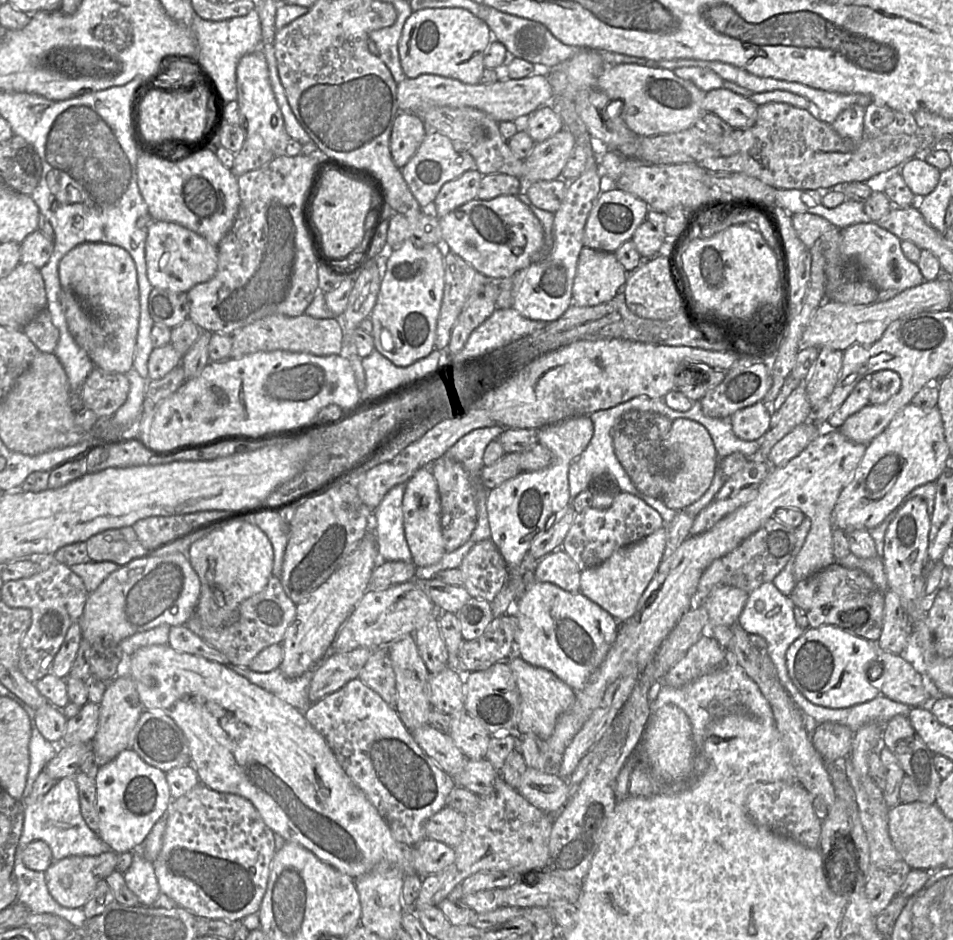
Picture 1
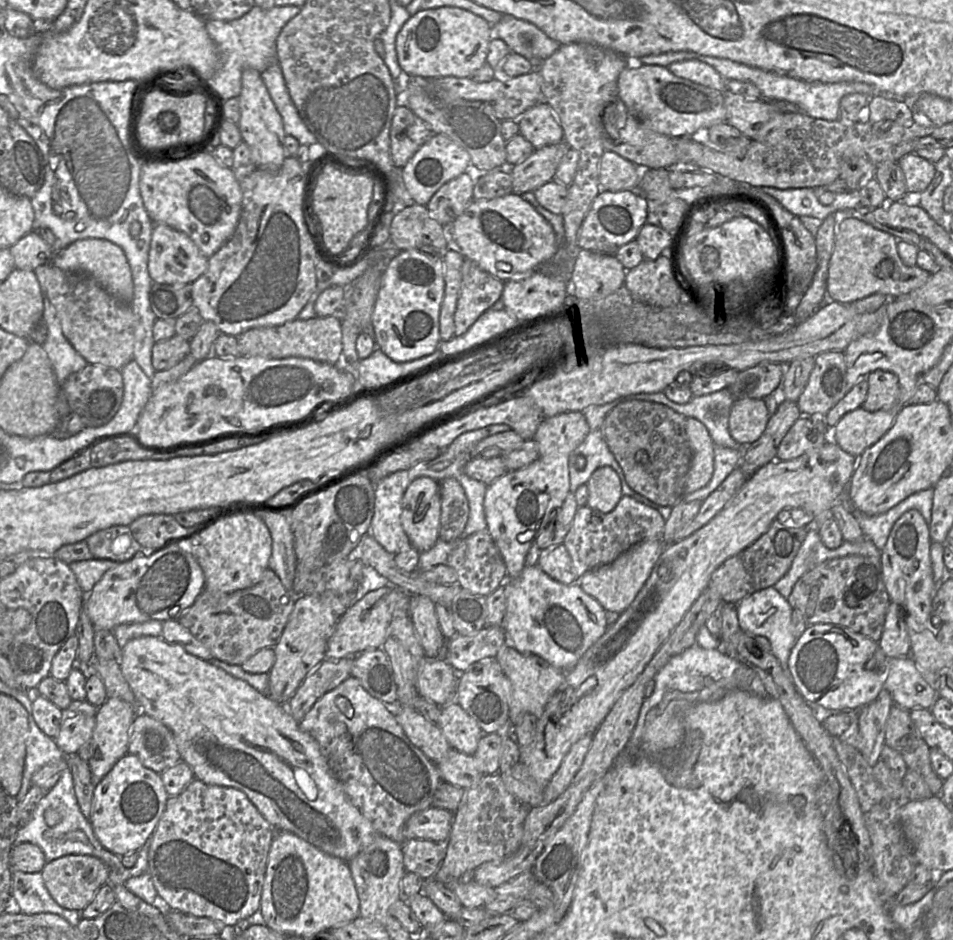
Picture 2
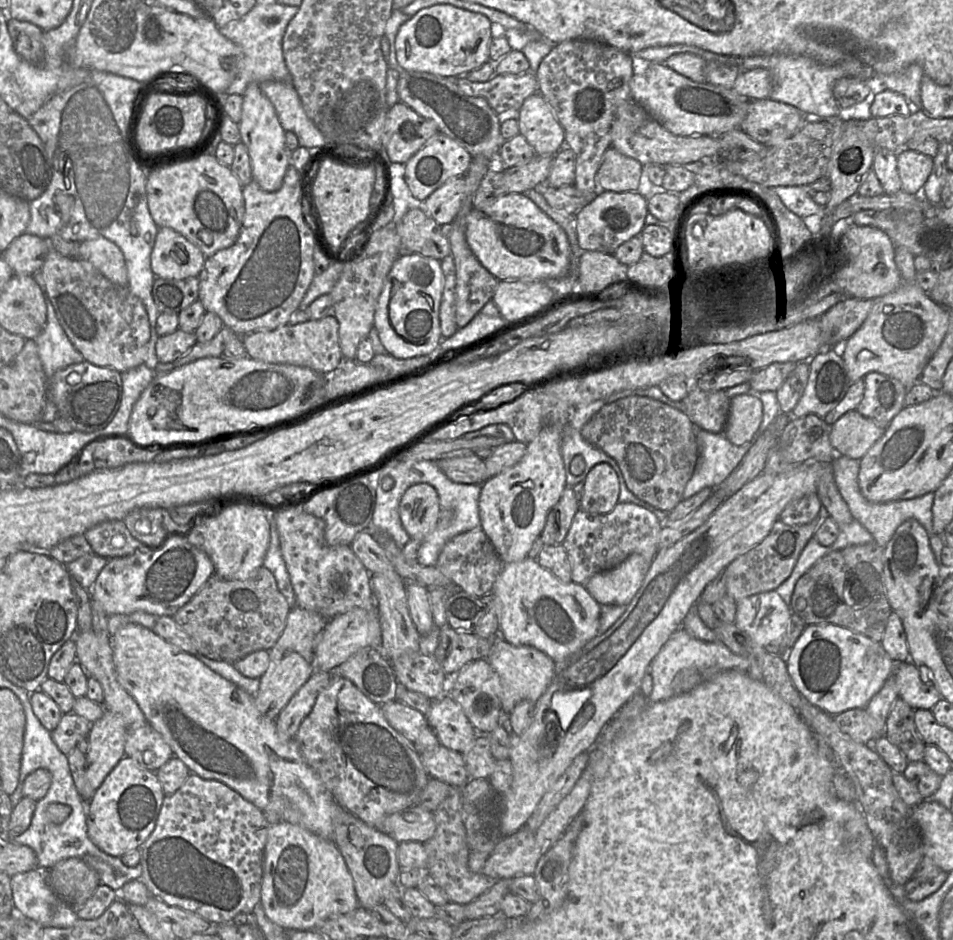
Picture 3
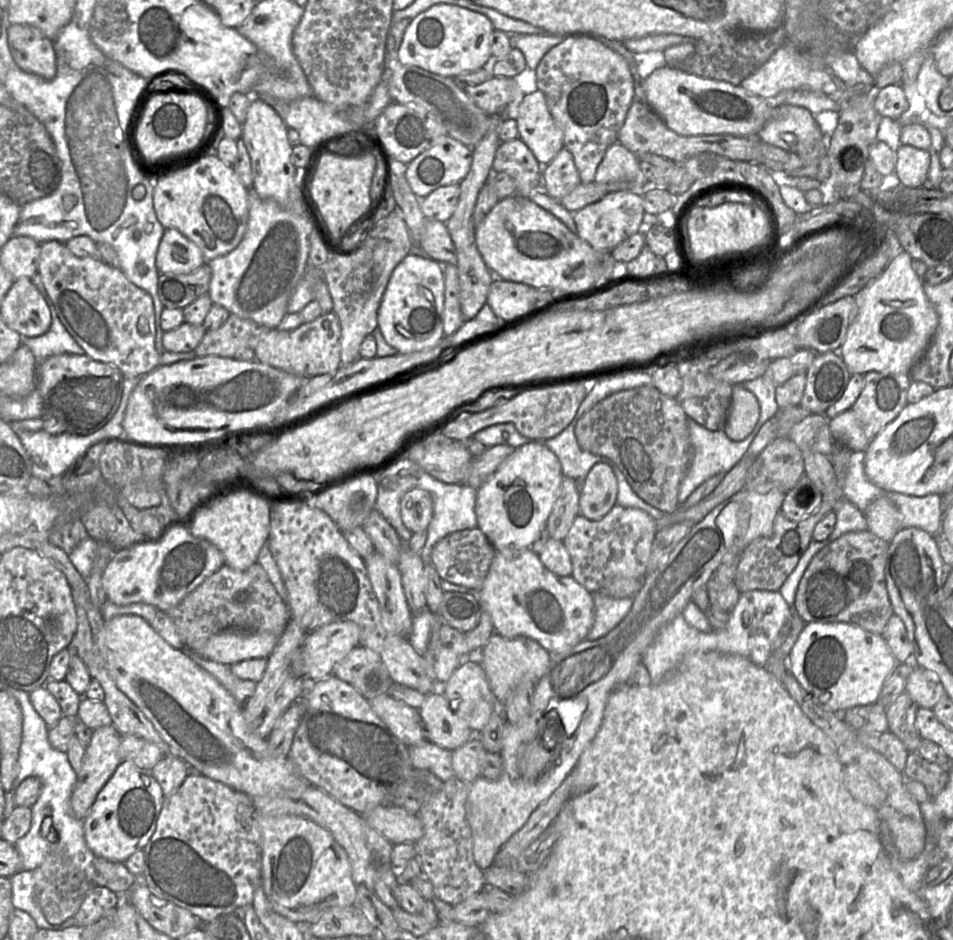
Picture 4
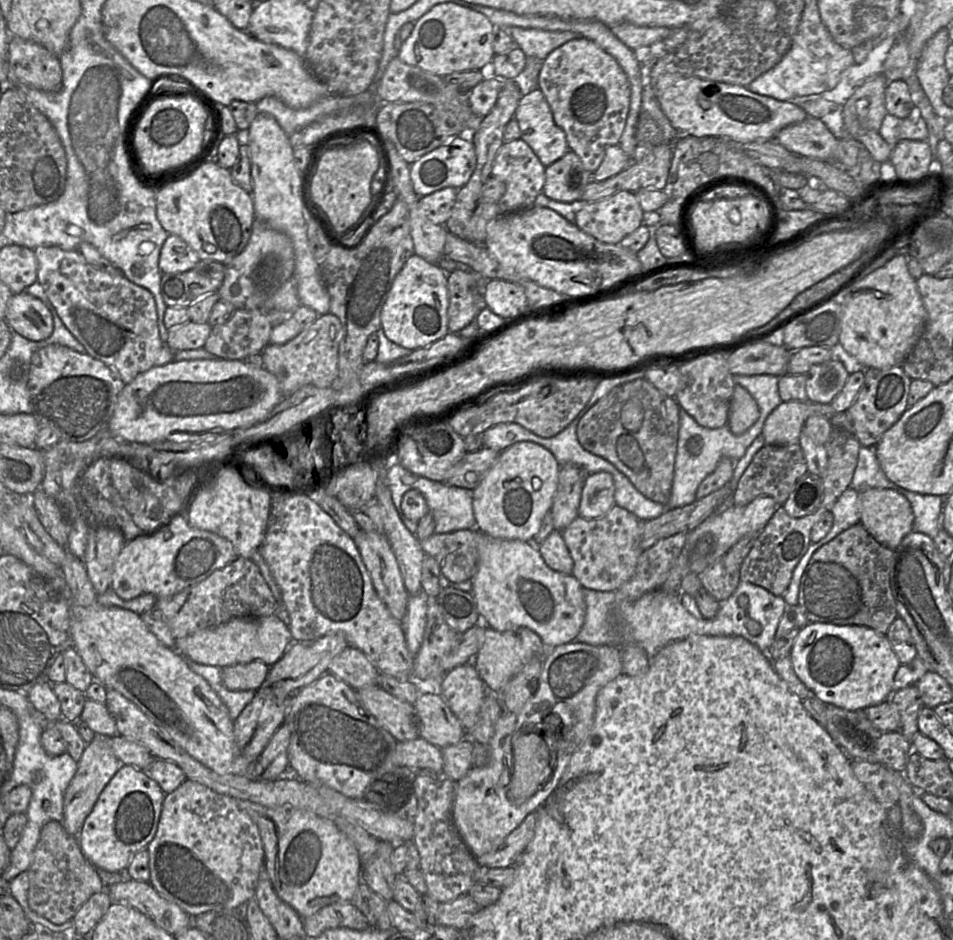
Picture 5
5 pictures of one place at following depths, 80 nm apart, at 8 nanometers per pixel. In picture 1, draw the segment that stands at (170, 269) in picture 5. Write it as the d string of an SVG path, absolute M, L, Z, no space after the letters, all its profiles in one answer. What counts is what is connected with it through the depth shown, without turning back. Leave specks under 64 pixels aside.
M152 221L147 228L145 262L147 278L153 288L187 293L215 275L217 246L211 245L203 237L179 224Z

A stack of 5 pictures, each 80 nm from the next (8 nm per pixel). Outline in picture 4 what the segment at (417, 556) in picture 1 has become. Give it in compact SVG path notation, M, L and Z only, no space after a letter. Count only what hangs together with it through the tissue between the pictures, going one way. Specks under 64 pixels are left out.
M421 488L408 490L401 498L400 514L404 526L411 533L426 530L433 514L430 493Z

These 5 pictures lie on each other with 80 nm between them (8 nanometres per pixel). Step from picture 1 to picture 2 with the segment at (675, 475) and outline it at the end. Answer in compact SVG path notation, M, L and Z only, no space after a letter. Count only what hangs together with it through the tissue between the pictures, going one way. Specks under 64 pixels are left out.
M686 418L685 434L691 452L683 496L706 486L714 470L714 443L706 427L696 419Z

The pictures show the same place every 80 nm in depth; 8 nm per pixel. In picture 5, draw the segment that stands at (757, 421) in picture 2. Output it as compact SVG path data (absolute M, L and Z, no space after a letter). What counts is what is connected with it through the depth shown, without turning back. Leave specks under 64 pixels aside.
M735 384L727 426L734 435L741 435L759 418L759 408L751 394Z

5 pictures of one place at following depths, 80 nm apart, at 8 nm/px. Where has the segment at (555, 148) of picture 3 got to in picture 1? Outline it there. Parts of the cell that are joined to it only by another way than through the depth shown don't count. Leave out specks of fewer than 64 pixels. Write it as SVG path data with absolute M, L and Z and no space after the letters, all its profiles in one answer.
M541 106L522 122L522 128L538 143L558 133L564 128L564 124L553 109Z

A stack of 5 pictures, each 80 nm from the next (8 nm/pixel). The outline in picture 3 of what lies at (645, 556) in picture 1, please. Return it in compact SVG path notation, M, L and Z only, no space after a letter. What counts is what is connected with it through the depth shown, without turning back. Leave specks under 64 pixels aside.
M631 554L619 565L593 575L584 585L600 605L627 606L640 588L652 561Z

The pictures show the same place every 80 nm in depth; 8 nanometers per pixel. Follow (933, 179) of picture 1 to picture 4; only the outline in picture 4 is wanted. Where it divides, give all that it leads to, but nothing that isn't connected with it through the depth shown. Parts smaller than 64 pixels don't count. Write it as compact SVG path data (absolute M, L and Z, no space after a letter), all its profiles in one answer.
M901 145L897 151L894 172L900 180L900 187L922 187L927 180L930 165L931 156L928 150Z

